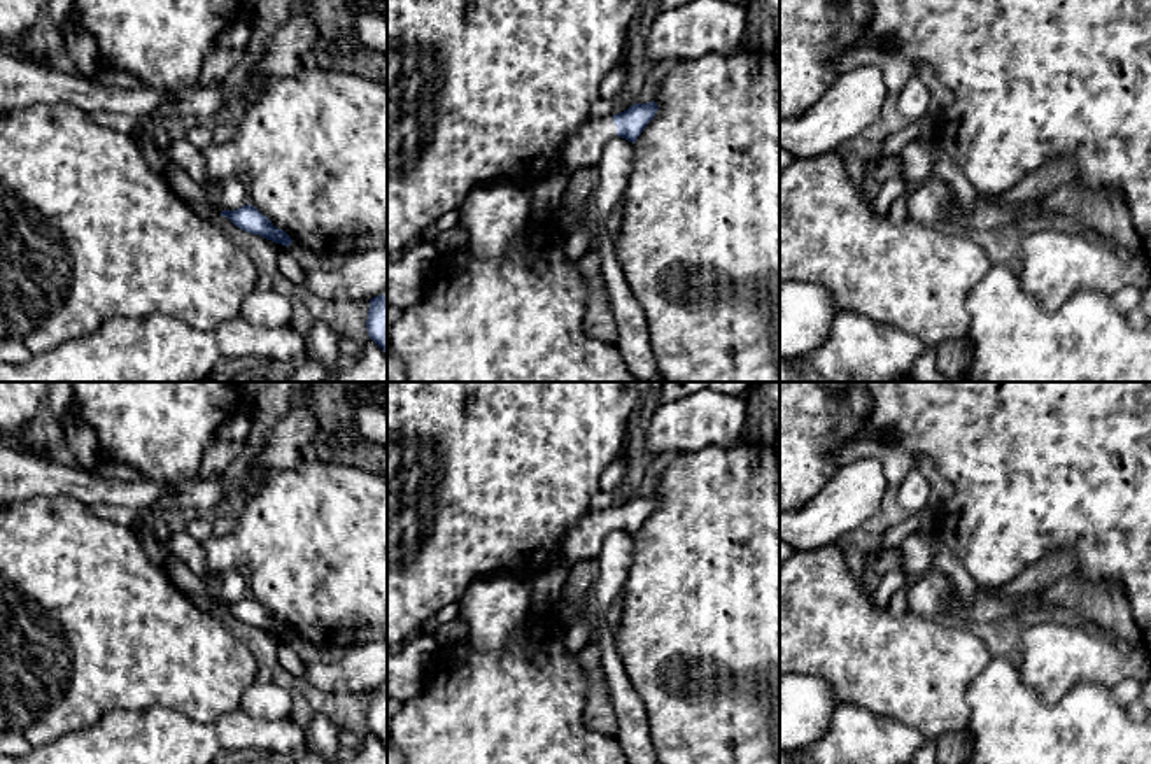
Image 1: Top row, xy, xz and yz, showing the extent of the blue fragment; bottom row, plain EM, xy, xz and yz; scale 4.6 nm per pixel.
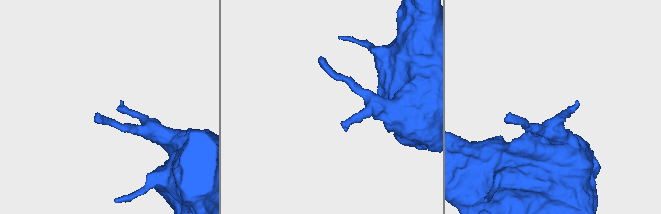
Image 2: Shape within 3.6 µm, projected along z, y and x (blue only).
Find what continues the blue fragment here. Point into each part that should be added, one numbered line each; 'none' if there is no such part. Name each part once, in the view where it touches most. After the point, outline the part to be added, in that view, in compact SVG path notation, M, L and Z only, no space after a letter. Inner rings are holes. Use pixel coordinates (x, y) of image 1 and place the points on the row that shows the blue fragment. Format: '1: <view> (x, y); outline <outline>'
1: xz (586, 146); outline M613 116L592 117L568 142L559 165L534 186L533 210L536 219L548 217L562 202L575 170L596 166L608 140L617 137Z

